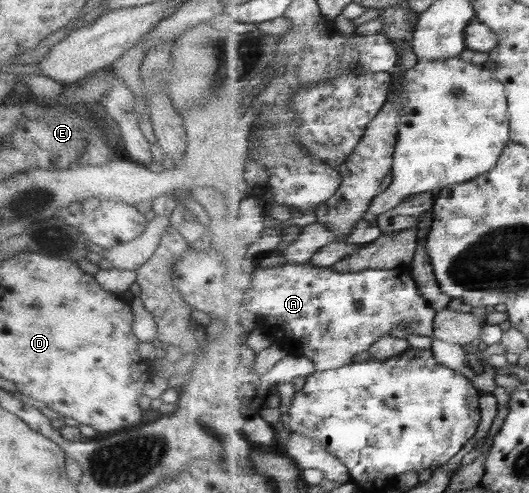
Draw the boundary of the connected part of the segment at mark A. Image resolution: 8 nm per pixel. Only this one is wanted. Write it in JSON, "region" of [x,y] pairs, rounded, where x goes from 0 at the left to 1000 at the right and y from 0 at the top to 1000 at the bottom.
{"region":[[[586,531],[577,538],[552,538],[539,535],[533,542],[514,542],[512,546],[493,546],[488,538],[478,542],[480,566],[476,566],[476,582],[465,588],[463,606],[457,617],[465,619],[469,633],[482,643],[491,641],[491,671],[495,673],[495,690],[514,690],[516,694],[531,700],[531,704],[546,720],[575,722],[590,730],[599,744],[601,753],[612,753],[618,748],[639,748],[652,740],[662,740],[669,720],[686,712],[699,714],[703,708],[703,696],[711,696],[715,688],[722,684],[752,684],[752,688],[771,688],[775,680],[802,680],[813,682],[820,677],[822,645],[826,633],[809,619],[809,611],[798,602],[792,582],[786,582],[784,566],[779,566],[781,558],[771,562],[771,554],[760,546],[760,542],[749,542],[749,546],[696,546],[681,550],[677,554],[639,554],[624,544],[611,544],[605,540],[594,540]]]}

